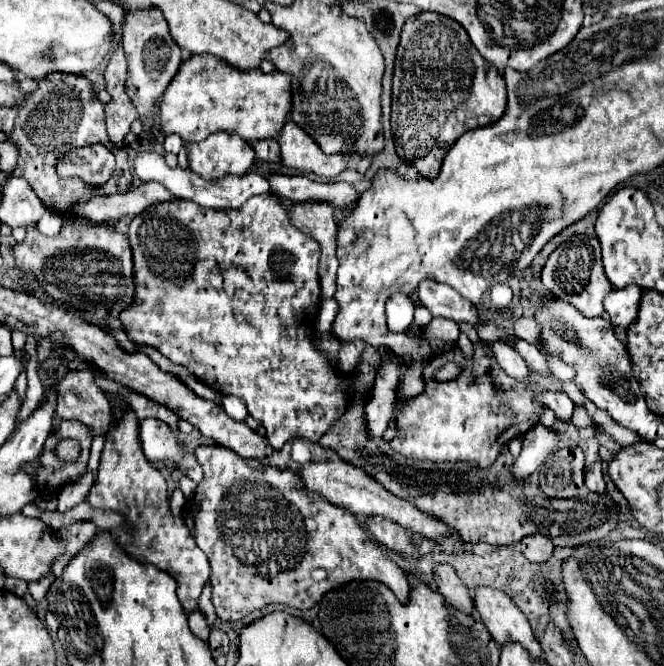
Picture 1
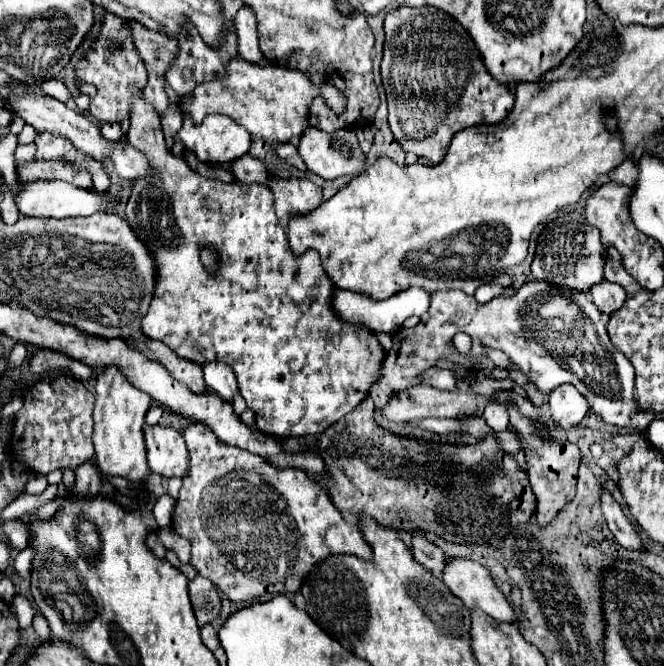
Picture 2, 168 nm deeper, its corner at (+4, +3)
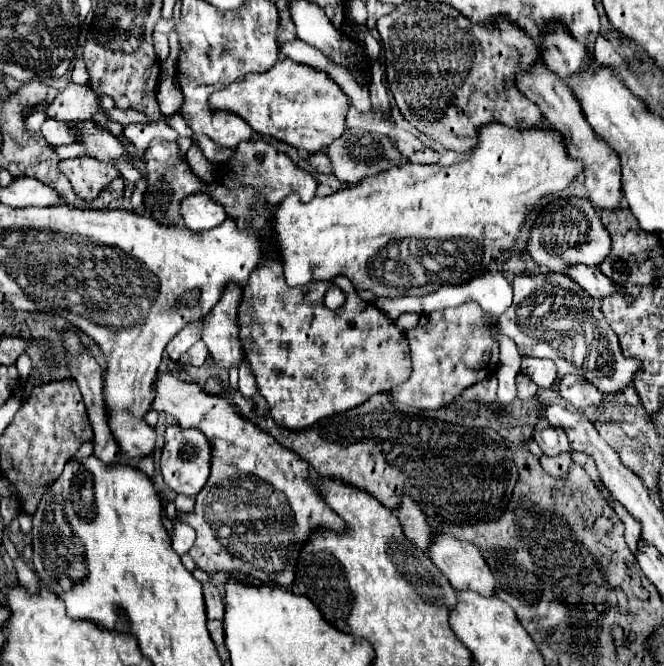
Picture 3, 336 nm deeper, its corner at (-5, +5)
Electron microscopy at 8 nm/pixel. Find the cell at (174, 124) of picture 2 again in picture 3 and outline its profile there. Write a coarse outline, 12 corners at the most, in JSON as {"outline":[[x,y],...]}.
{"outline":[[162,73],[156,101],[164,115],[180,109],[180,87],[172,75]]}

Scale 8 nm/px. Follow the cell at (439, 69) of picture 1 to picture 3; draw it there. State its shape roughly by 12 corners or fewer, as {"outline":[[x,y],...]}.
{"outline":[[404,1],[376,23],[412,127],[470,153],[524,123],[514,69],[538,47],[508,17]]}

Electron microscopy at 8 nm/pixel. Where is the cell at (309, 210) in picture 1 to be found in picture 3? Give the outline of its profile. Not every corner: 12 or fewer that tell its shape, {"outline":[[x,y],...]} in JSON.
{"outline":[[262,139],[214,165],[216,183],[270,205],[316,195],[316,179]]}

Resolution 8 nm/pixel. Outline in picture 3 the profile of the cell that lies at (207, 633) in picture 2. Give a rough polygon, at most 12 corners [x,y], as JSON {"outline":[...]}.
{"outline":[[208,621],[214,645],[224,643],[222,621]]}

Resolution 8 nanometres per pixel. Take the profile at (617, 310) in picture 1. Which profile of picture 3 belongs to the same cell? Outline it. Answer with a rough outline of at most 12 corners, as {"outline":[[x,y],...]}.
{"outline":[[570,265],[570,277],[588,295],[612,295],[618,283],[596,267]]}

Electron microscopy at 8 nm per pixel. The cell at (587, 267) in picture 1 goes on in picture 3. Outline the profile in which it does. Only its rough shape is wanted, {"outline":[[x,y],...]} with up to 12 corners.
{"outline":[[590,199],[542,207],[528,255],[560,273],[602,263],[610,235]]}

